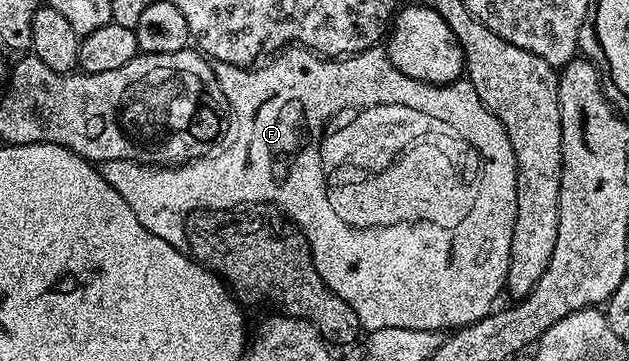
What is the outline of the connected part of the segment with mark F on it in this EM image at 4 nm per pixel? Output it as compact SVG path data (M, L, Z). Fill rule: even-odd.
M287 47L277 55L271 56L265 63L259 64L257 67L243 67L240 65L229 65L223 61L214 65L214 74L220 83L220 91L224 91L226 101L230 104L230 112L228 114L228 124L226 127L226 135L220 142L220 147L206 154L204 157L198 157L195 161L189 161L177 167L163 167L161 165L141 165L139 161L125 161L124 159L116 159L115 161L101 162L100 172L102 177L116 191L120 191L120 199L124 199L124 203L128 203L128 207L132 207L132 215L136 215L136 219L140 219L140 223L144 223L144 227L148 231L152 231L152 235L160 235L160 239L164 239L164 243L172 243L172 247L185 250L186 244L186 218L191 213L199 209L236 209L245 206L247 203L265 203L275 205L277 209L282 210L308 239L310 250L312 251L312 259L316 263L316 271L320 275L320 279L326 284L326 287L336 295L340 295L340 299L344 299L344 303L348 303L348 307L352 307L352 311L356 311L356 319L360 319L363 330L383 329L384 327L408 327L409 329L423 329L424 331L453 331L463 329L465 325L476 323L480 319L484 319L495 308L494 300L498 296L503 296L506 287L506 276L508 275L508 263L510 262L510 252L512 251L512 231L516 223L516 175L518 174L518 164L516 163L516 155L512 151L512 143L508 139L508 135L504 131L504 127L500 123L500 119L496 119L488 111L488 107L480 99L480 95L476 95L476 87L472 87L472 83L468 79L459 79L453 81L451 85L429 85L423 81L416 79L408 79L408 75L404 75L400 71L396 71L396 67L392 67L390 58L386 56L385 48L375 47L366 49L363 53L356 53L352 57L340 57L337 59L327 59L319 54L313 53L310 49L301 47ZM416 111L424 115L426 119L426 127L422 127L420 135L426 135L424 141L428 143L440 143L440 145L448 145L448 149L456 149L460 147L462 157L452 161L458 165L466 163L466 155L470 151L478 147L482 147L482 169L464 169L464 171L424 171L424 169L416 169ZM414 221L435 221L438 225L414 225Z

